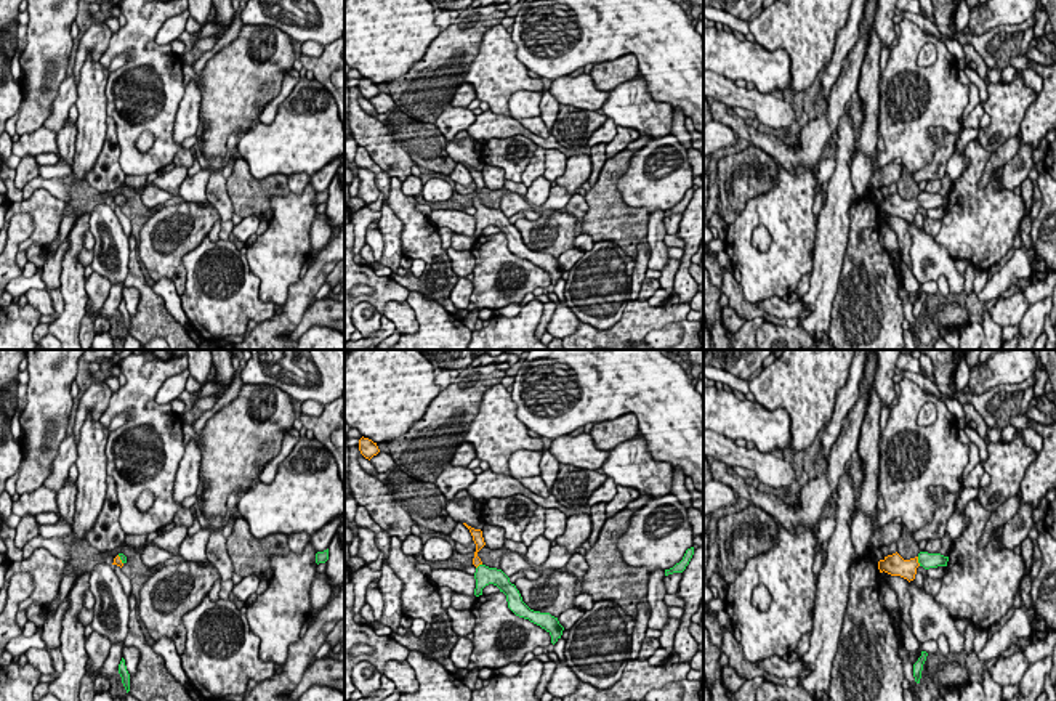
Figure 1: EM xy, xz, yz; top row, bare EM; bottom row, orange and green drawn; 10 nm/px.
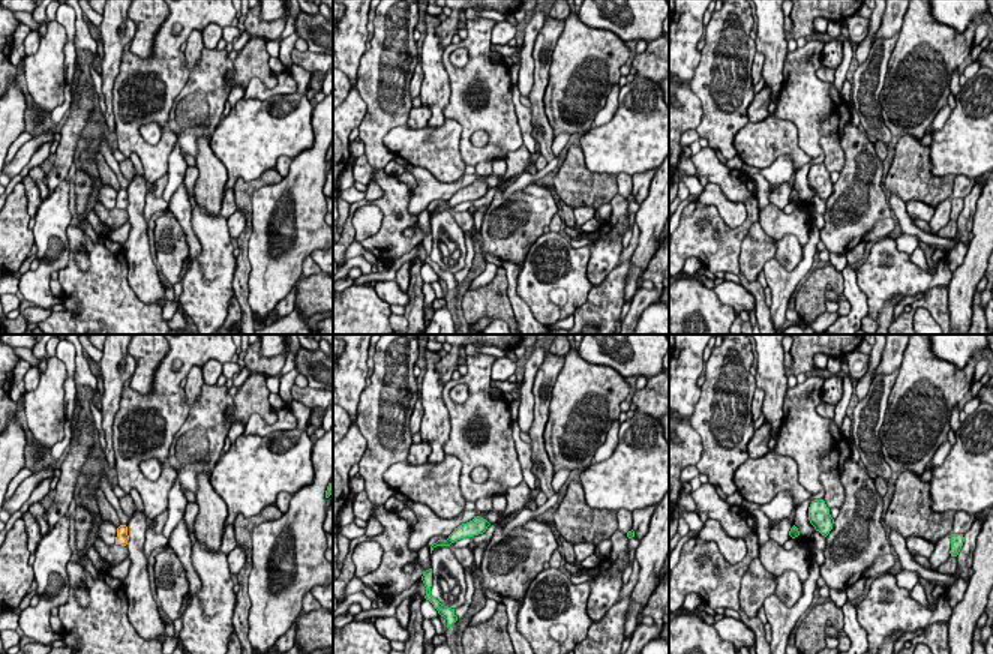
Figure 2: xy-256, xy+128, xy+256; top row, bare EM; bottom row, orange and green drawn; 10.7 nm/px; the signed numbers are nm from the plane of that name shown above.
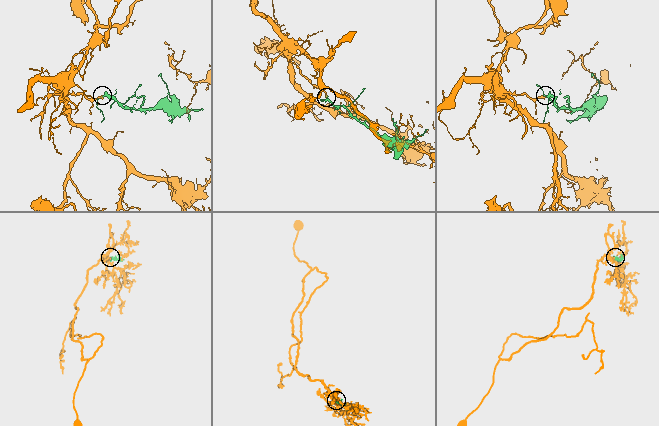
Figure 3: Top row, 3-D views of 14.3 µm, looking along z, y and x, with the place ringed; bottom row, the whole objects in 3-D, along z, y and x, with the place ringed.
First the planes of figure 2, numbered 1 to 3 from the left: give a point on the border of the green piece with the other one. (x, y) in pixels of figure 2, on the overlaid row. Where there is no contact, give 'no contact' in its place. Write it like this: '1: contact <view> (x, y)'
1: no contact
2: no contact
3: no contact

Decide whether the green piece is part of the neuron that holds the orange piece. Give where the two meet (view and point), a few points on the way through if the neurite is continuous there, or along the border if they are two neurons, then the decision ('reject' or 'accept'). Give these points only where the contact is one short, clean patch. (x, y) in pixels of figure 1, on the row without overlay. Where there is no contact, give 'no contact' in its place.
contact yz (917, 202); way yz (894, 206), (917, 202), (927, 201); accept

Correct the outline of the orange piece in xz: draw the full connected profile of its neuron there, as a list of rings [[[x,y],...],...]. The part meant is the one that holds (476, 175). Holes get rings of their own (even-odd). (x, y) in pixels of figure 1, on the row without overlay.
[[[463,164],[463,165],[470,170],[473,181],[476,184],[476,192],[474,192],[474,199],[473,199],[473,205],[476,207],[474,236],[476,237],[482,236],[482,229],[489,225],[497,226],[500,229],[500,233],[503,233],[506,236],[508,249],[516,257],[529,260],[530,263],[545,269],[551,276],[551,284],[554,286],[561,279],[562,271],[564,271],[564,268],[559,265],[558,258],[551,257],[550,253],[540,253],[540,252],[530,250],[522,242],[522,237],[521,237],[519,231],[516,229],[516,226],[510,223],[510,218],[502,210],[486,207],[481,202],[481,199],[478,197],[478,192],[486,186],[482,172],[474,170],[474,168],[468,167],[466,164]]]

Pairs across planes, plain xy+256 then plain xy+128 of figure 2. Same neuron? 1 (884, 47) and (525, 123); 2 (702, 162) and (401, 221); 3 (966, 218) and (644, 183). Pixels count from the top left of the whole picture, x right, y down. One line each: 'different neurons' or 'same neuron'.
1: different neurons
2: same neuron
3: same neuron

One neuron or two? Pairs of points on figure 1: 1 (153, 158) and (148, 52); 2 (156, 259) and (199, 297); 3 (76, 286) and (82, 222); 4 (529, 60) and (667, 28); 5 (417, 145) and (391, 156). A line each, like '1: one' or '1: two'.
1: one
2: two
3: one
4: one
5: two

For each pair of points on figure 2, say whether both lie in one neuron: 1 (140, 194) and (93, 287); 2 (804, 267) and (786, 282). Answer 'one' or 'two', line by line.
1: two
2: one

